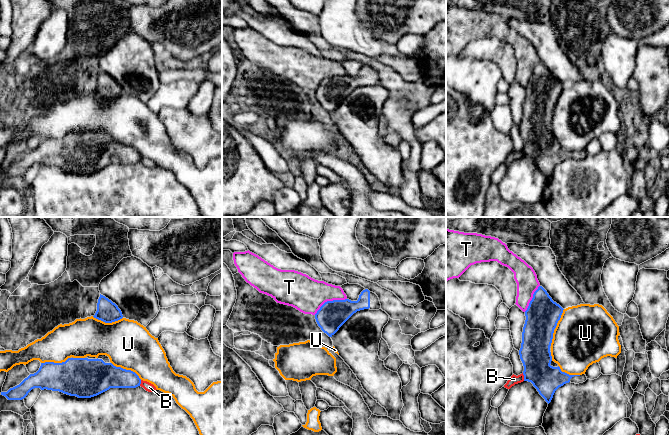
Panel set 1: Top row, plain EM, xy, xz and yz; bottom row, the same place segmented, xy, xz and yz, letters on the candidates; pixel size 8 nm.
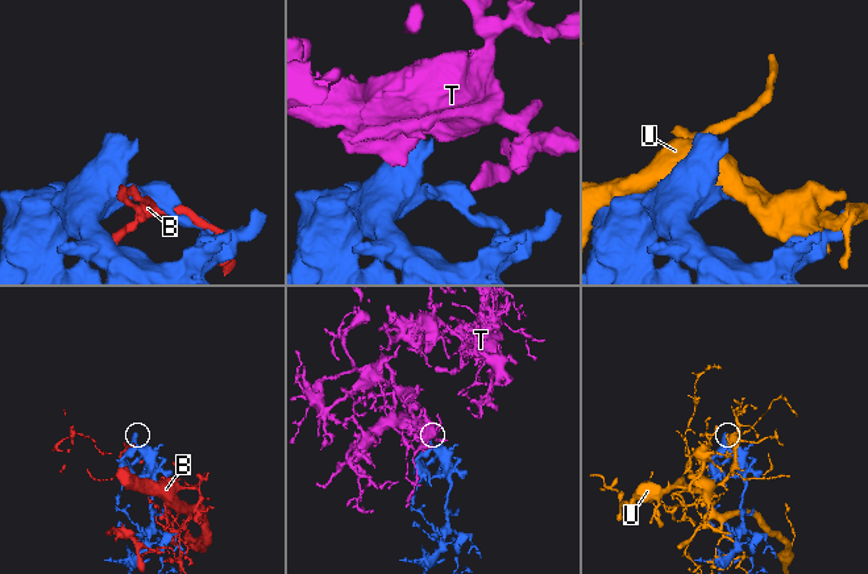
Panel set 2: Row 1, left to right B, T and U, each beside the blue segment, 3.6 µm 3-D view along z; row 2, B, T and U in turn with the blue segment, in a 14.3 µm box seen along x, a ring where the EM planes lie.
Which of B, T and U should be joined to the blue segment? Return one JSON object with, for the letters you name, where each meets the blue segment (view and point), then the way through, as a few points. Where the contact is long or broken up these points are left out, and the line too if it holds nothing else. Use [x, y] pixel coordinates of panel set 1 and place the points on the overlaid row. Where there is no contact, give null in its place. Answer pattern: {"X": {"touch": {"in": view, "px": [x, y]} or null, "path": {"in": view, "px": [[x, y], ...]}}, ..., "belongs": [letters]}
{"T": {"touch": {"in": "xz", "px": [329, 301]}}, "belongs": ["T"]}

